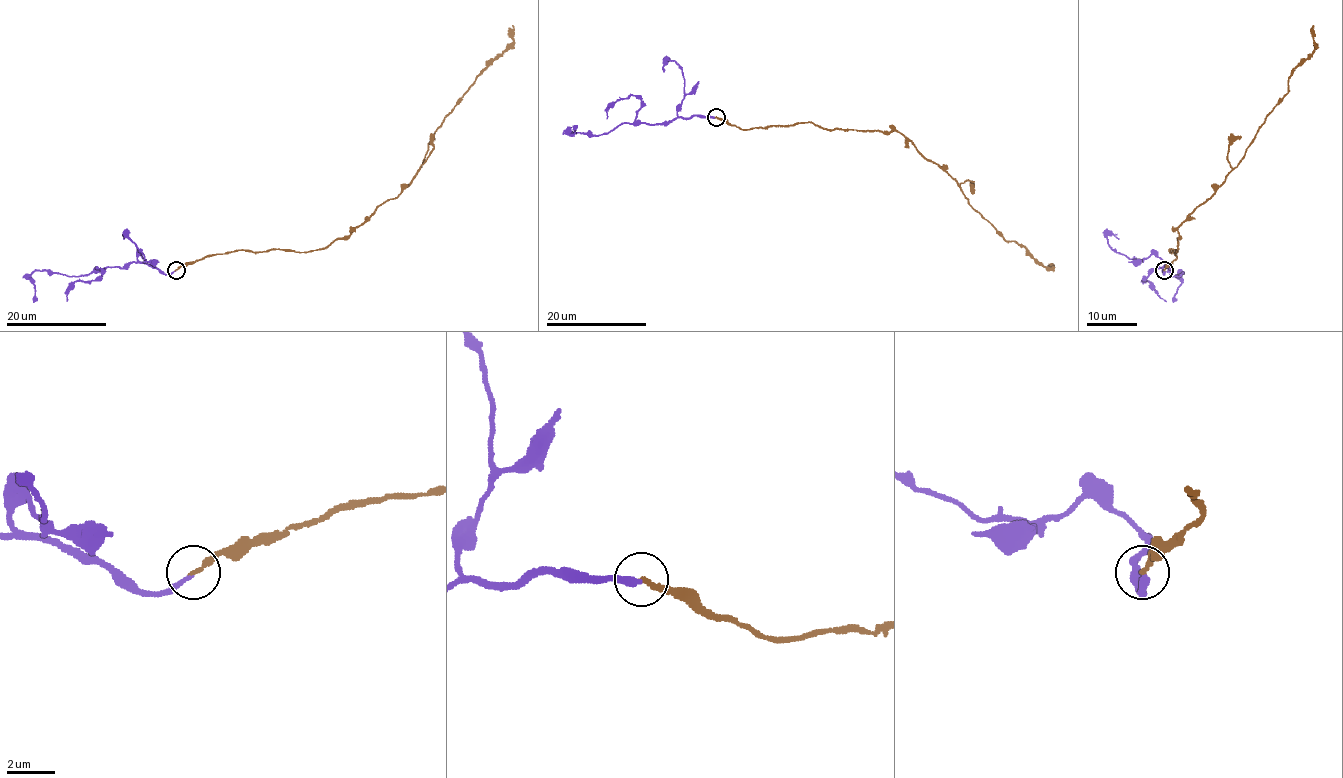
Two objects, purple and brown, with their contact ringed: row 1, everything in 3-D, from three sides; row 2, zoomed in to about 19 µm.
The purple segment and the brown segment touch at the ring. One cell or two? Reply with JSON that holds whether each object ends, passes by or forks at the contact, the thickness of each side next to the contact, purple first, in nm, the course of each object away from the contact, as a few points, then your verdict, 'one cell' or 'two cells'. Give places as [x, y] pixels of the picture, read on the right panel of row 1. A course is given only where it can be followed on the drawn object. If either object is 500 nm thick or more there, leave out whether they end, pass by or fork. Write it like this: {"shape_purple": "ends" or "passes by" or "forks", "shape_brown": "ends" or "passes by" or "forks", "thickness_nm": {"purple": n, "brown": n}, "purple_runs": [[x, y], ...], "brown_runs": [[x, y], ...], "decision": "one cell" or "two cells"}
{"shape_purple": "ends", "shape_brown": "ends", "thickness_nm": {"purple": 240, "brown": 200}, "purple_runs": [[1164, 271], [1165, 262], [1172, 267], [1172, 276], [1182, 273], [1179, 271], [1179, 287], [1173, 302]], "brown_runs": [[1164, 269], [1176, 258], [1177, 229], [1225, 181], [1314, 49], [1313, 25]], "decision": "two cells"}

